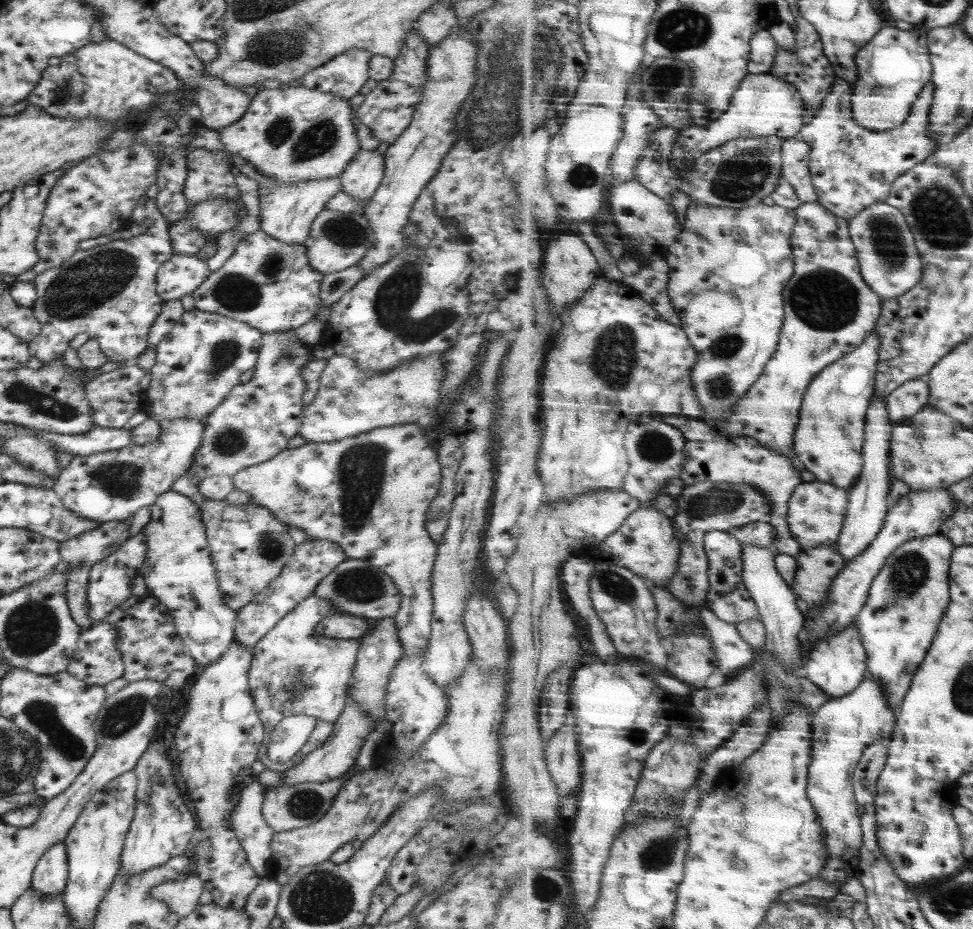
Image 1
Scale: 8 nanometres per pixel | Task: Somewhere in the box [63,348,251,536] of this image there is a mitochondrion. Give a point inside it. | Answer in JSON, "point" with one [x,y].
{"point":[120,479]}

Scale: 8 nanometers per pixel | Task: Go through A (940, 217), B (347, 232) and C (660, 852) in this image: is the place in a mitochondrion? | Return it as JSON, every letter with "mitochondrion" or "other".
{"A":"mitochondrion","B":"mitochondrion","C":"mitochondrion"}

